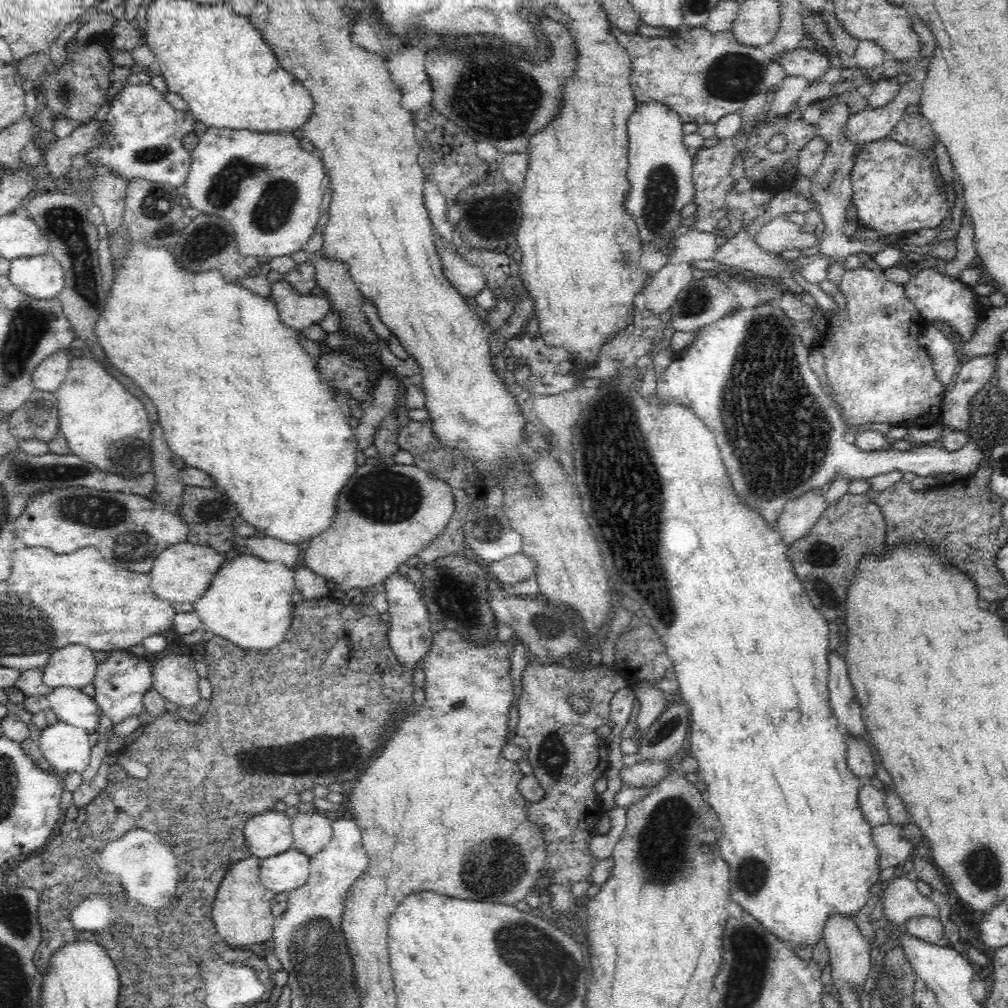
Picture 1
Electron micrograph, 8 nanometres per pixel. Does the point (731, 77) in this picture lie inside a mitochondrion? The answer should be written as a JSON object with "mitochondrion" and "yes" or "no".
{"mitochondrion":"yes"}

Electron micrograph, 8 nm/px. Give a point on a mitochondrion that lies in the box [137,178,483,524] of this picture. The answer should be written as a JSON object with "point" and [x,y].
{"point":[197,248]}

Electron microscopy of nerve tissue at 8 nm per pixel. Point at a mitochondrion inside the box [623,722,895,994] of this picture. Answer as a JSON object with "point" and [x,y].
{"point":[660,851]}

